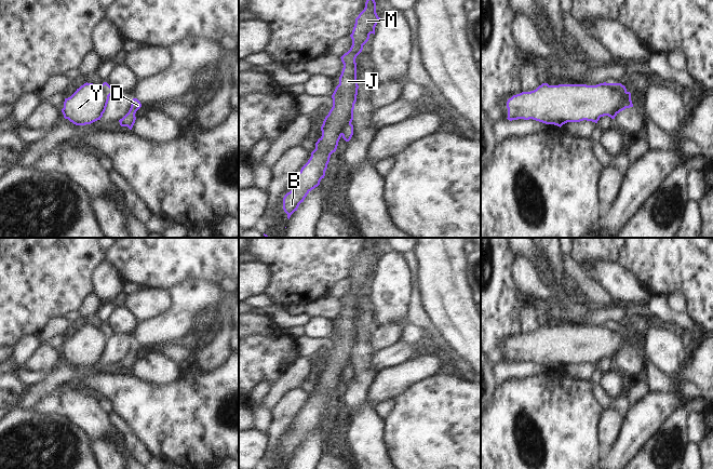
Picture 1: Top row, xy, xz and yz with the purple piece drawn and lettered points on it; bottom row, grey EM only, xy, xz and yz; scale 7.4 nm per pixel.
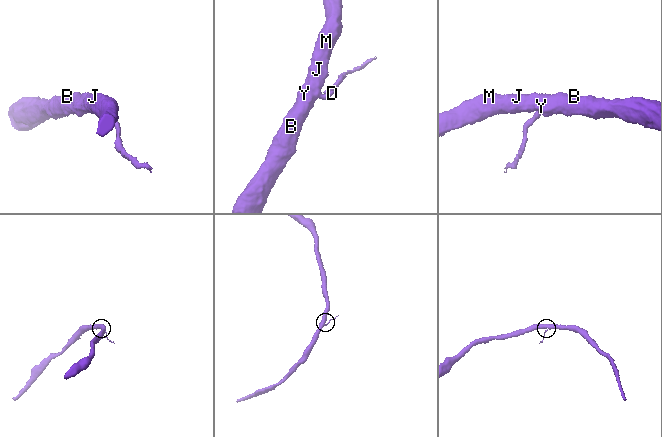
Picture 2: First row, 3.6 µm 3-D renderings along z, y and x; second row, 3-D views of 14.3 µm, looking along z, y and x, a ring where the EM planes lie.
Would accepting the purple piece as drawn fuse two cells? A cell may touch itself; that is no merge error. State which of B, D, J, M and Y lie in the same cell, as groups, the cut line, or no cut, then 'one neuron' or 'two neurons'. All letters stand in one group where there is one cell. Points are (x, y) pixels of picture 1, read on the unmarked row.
B J M Y / D; cut in xy along (101, 327), (109, 337); two neurons

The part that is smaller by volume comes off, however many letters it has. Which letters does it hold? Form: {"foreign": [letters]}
{"foreign": ["D"]}

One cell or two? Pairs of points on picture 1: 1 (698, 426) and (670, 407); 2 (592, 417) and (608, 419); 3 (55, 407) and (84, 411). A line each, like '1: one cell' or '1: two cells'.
1: one cell
2: two cells
3: two cells

